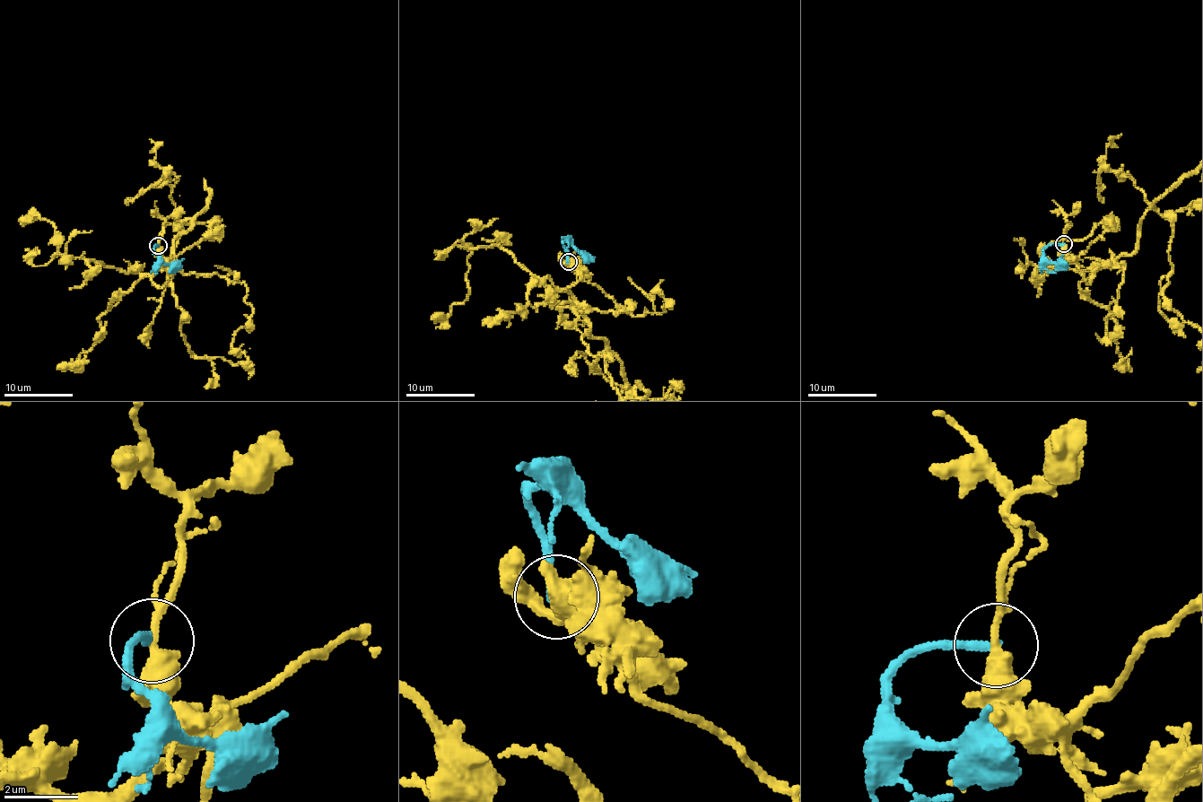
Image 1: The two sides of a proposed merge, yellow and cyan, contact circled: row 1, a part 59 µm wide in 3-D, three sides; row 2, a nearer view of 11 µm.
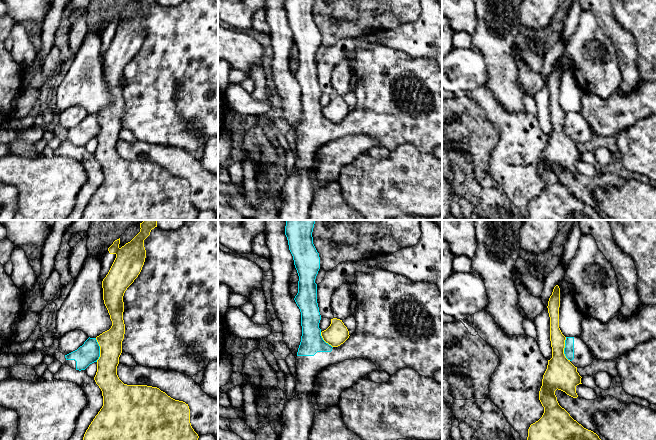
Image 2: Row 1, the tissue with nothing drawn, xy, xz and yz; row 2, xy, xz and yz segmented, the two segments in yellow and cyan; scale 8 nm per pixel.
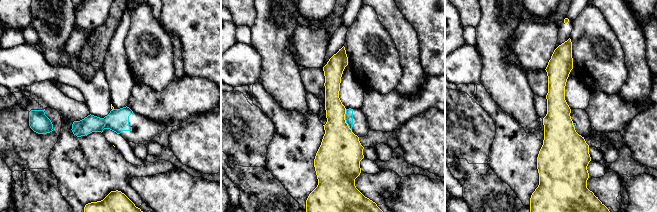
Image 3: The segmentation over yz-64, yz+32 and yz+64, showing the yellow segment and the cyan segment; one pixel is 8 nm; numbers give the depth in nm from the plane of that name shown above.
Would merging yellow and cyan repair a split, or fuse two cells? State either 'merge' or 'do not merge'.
do not merge

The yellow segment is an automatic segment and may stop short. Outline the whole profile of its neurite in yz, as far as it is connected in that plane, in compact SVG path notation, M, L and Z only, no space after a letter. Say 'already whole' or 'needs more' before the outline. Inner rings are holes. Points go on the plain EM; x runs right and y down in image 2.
already whole | M556 61L547 82L552 134L548 136L539 167L544 189L530 201L526 220L605 220L596 209L574 196L557 177L557 165L577 174L576 162L582 160L577 143L564 130L566 113L559 104L559 83L560 64Z

